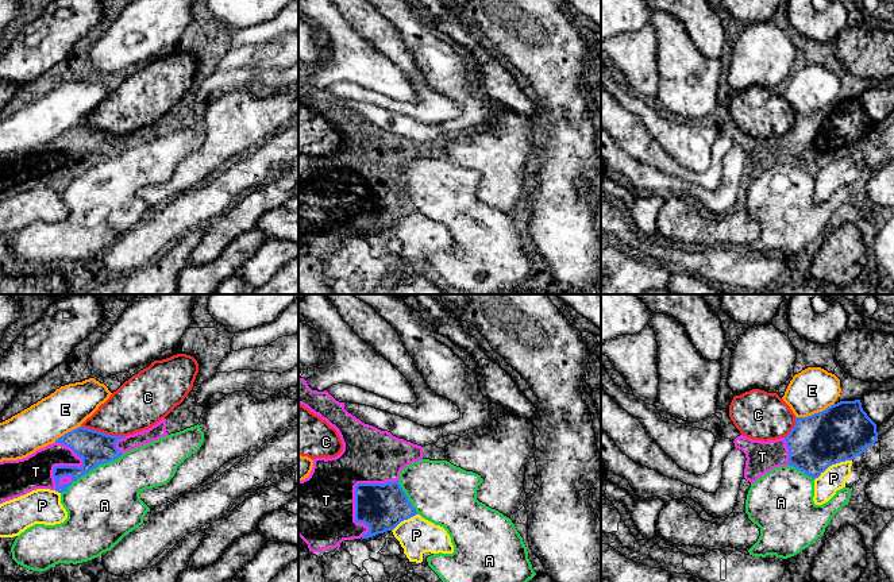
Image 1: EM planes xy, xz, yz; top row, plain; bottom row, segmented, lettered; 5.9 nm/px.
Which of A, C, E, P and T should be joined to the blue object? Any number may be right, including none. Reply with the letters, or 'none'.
T

